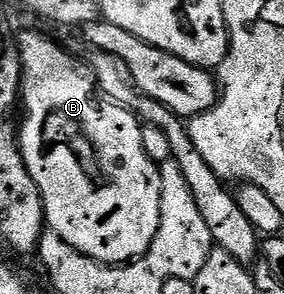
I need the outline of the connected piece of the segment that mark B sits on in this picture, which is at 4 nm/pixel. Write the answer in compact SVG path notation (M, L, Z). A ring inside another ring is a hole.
M24 31L19 32L18 46L20 48L20 70L22 72L22 107L24 103L24 111L28 114L24 119L24 127L22 123L19 128L18 142L26 169L30 173L30 177L34 177L34 185L38 185L40 190L47 226L58 237L62 237L62 241L66 241L66 245L78 249L78 253L82 253L99 263L123 265L142 258L150 249L150 245L158 233L160 214L162 213L162 177L158 164L150 161L150 157L146 157L146 149L142 149L141 120L133 111L127 111L125 107L119 107L116 103L109 103L100 94L96 81L92 78L87 66L83 62L75 63L54 40L47 39L46 36L39 35L36 31Z

